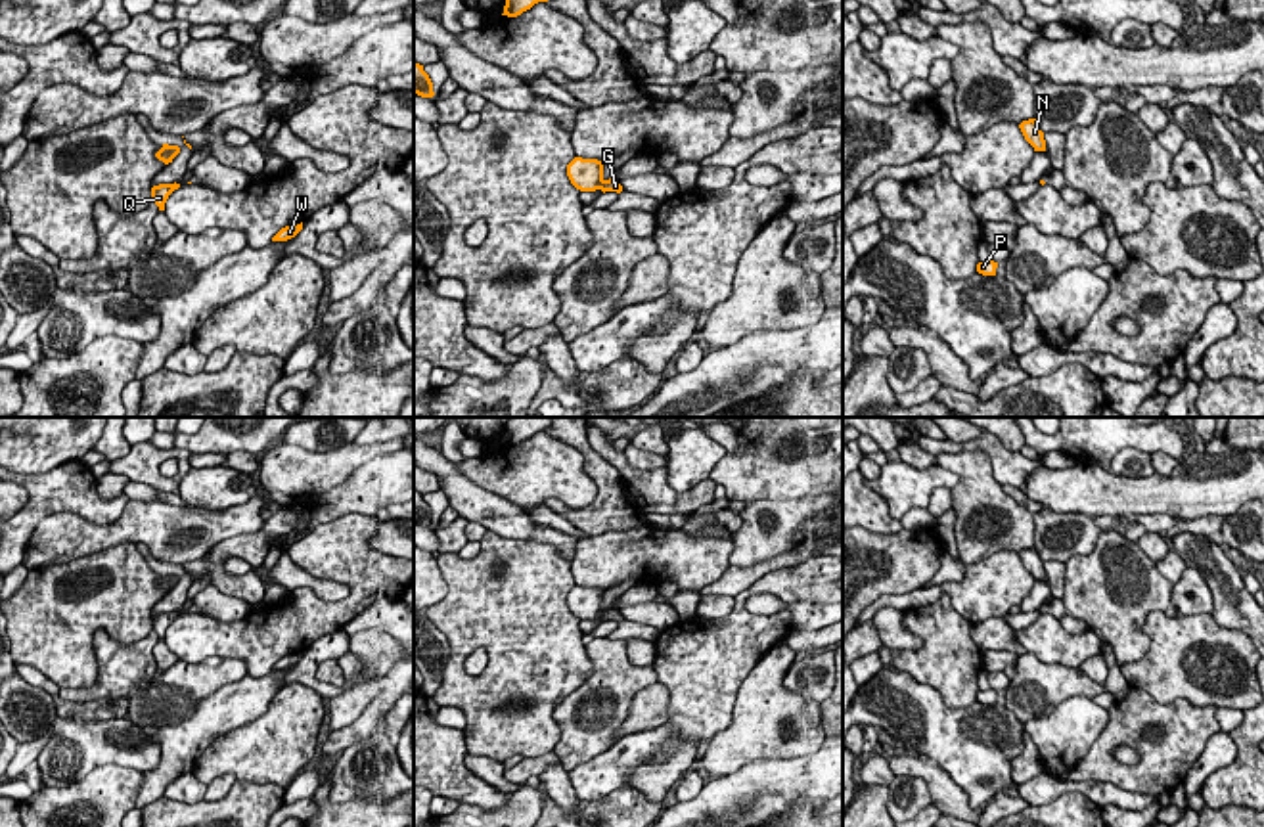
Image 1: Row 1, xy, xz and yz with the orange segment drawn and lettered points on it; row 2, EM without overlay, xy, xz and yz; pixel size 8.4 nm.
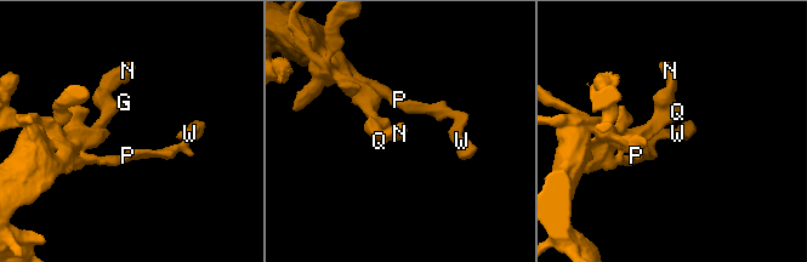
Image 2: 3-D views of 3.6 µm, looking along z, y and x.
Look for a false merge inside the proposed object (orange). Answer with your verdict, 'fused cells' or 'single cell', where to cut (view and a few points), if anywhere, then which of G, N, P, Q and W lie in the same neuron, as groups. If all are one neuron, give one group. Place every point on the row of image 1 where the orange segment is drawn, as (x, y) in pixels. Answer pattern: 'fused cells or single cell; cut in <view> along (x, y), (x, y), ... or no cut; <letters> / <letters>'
single cell; no cut; G N P Q W

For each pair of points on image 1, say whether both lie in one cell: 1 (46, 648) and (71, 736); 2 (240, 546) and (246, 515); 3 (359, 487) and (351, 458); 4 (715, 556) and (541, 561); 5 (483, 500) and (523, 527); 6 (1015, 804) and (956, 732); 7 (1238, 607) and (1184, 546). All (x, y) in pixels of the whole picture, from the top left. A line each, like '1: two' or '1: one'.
1: two
2: two
3: two
4: two
5: one
6: two
7: one

